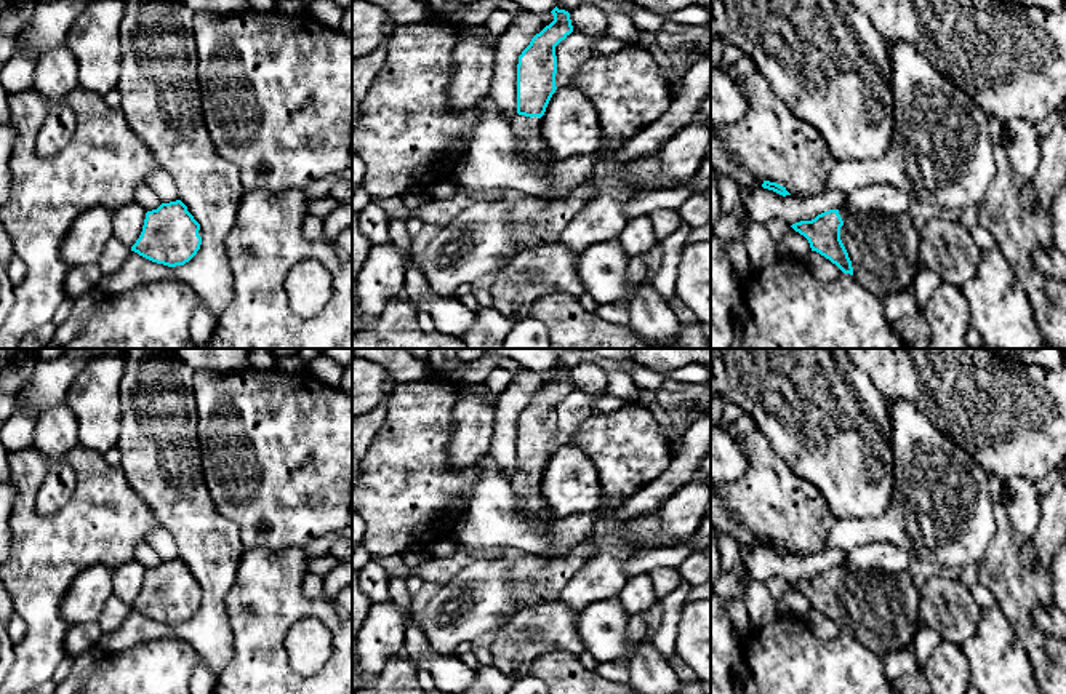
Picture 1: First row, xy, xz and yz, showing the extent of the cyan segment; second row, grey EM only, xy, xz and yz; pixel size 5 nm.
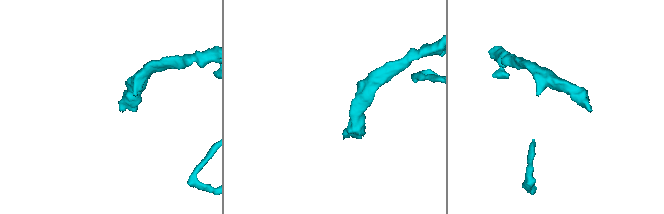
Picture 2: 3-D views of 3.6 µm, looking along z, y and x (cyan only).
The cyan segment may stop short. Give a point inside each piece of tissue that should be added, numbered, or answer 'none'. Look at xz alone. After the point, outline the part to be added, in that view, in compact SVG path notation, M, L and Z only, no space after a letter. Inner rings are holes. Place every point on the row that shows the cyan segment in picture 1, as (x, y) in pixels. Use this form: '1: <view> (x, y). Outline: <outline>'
1: xz (528, 136). Outline: M515 115L511 120L511 128L515 134L519 149L530 158L543 163L554 163L554 155L544 142L541 128L530 117Z

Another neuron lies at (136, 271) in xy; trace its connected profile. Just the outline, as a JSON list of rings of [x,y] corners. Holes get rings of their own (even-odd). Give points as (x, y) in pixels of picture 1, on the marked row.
[[[144,0],[125,11],[120,24],[120,109],[128,126],[154,154],[158,166],[174,179],[179,198],[203,233],[197,254],[184,265],[168,267],[130,251],[126,262],[98,283],[101,296],[126,293],[142,283],[182,280],[219,318],[234,297],[234,275],[224,240],[235,225],[235,214],[245,192],[238,168],[214,149],[203,122],[202,93],[197,78],[197,40],[194,13],[181,0]]]

